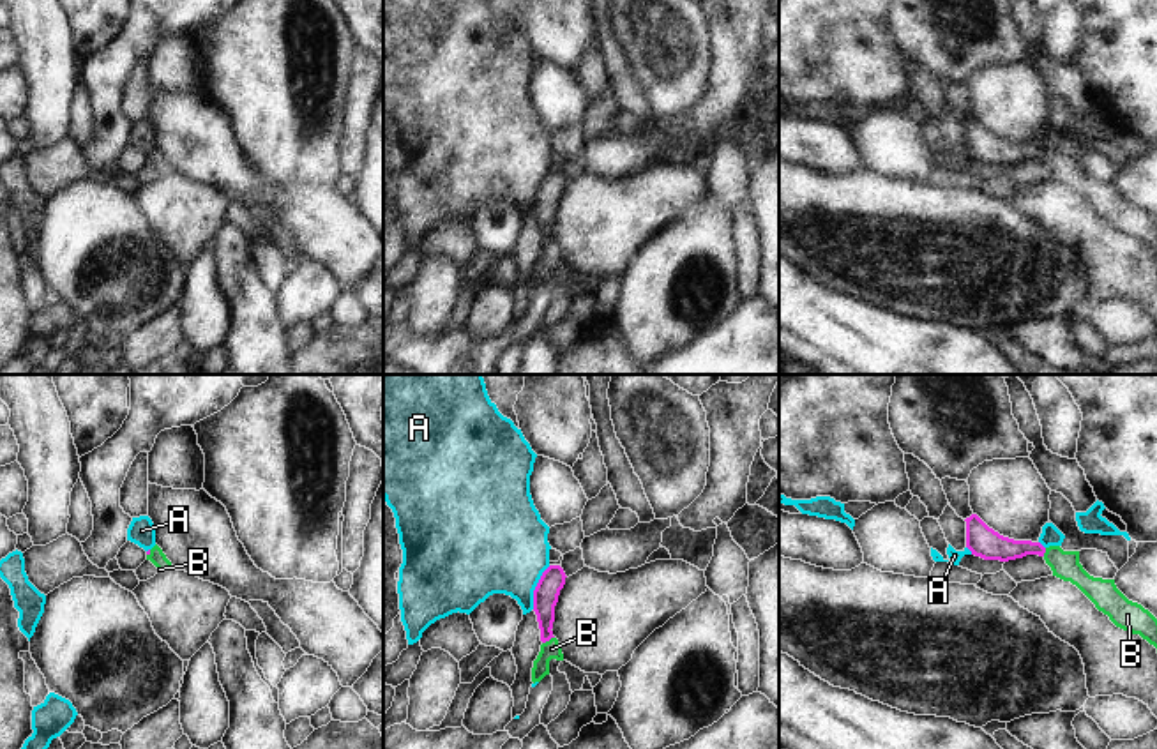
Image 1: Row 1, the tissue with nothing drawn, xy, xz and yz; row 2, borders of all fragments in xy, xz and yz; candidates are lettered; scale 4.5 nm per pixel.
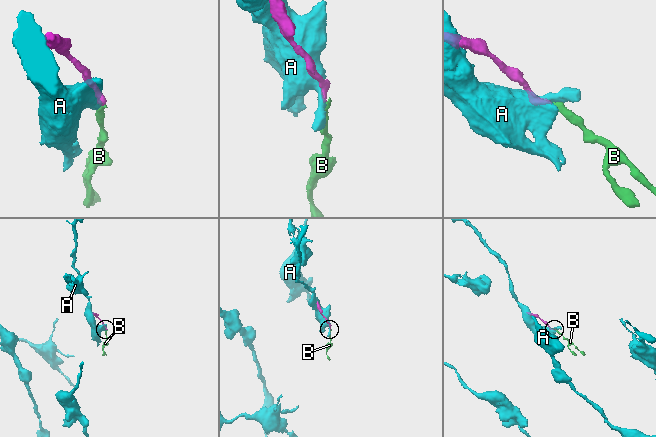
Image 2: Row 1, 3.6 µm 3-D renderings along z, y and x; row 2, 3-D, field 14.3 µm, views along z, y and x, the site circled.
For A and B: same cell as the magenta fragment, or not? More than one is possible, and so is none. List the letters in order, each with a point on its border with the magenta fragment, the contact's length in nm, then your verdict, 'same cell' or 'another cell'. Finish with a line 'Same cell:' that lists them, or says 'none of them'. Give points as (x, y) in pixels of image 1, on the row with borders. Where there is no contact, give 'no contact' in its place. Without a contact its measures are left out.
A: meets magenta in xz at (536, 587); contact 220 nm long; another cell
B: meets magenta in xz at (548, 640); contact 70 nm long; same cell
Same cell: B

